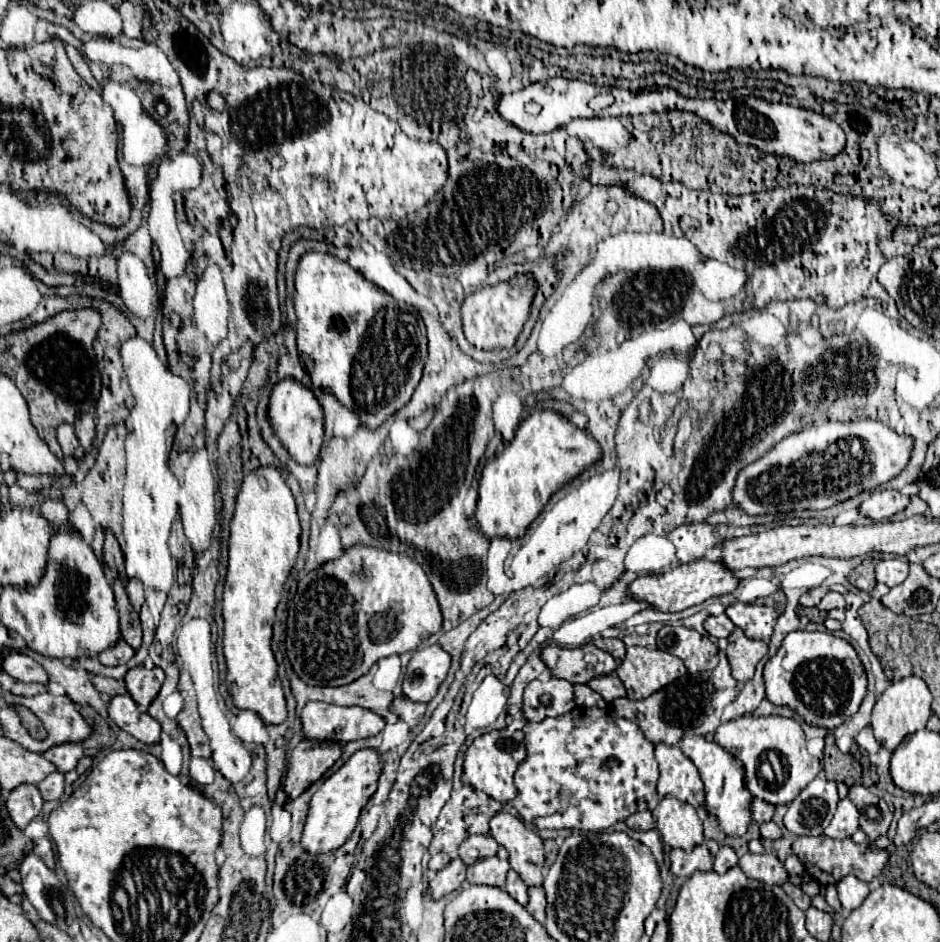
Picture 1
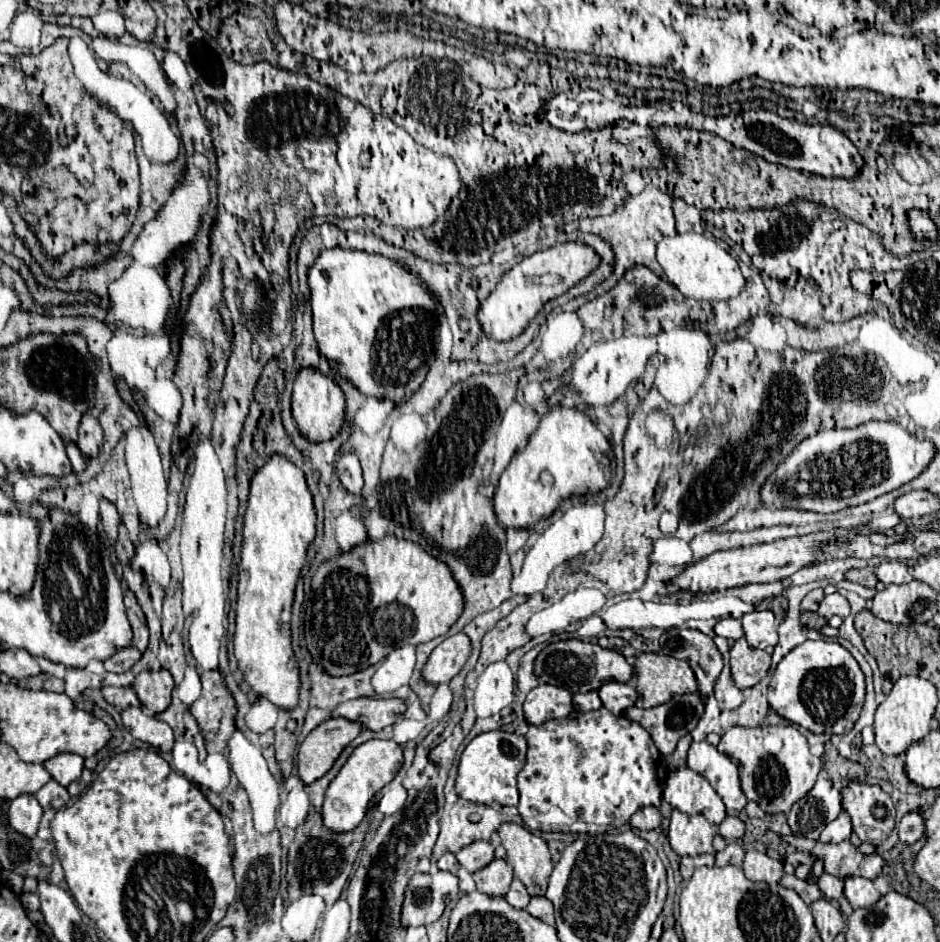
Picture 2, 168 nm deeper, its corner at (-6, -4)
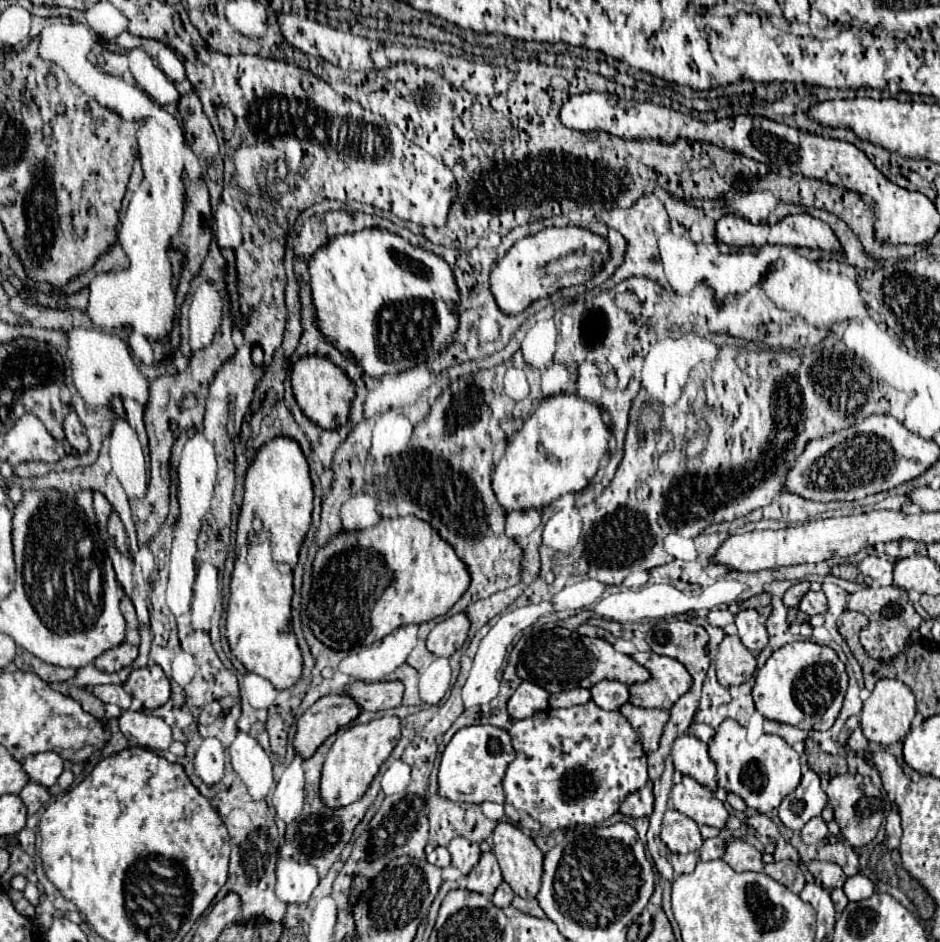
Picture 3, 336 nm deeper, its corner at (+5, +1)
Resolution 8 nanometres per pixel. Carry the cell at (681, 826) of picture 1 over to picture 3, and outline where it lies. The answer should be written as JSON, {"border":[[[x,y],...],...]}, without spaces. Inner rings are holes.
{"border":[[[675,809],[665,811],[661,839],[673,853],[683,853],[683,855],[697,851],[703,845],[697,823]]]}

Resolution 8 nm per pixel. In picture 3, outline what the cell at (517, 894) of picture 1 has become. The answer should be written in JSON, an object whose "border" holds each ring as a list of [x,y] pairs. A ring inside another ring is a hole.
{"border":[[[501,883],[501,885],[497,887],[495,895],[493,895],[493,903],[495,903],[497,907],[509,907],[511,901],[513,901],[513,897],[515,897],[513,889],[511,889],[507,883]]]}

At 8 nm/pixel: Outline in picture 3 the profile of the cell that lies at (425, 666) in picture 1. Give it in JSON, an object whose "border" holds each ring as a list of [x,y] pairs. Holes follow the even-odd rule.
{"border":[[[457,613],[439,621],[427,637],[427,649],[439,657],[451,657],[457,647],[465,643],[469,627],[471,621],[467,619],[467,613]]]}

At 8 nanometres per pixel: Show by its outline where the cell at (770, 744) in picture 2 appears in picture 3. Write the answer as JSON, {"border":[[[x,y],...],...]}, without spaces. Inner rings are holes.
{"border":[[[733,719],[719,725],[715,737],[709,741],[709,757],[717,767],[718,787],[741,795],[747,807],[753,807],[759,813],[769,813],[779,807],[779,803],[795,791],[801,781],[799,753],[795,753],[785,739],[777,735],[761,735],[755,743],[749,743],[745,729]]]}

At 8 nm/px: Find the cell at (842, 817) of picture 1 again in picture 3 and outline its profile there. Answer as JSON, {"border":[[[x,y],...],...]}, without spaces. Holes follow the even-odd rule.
{"border":[[[815,817],[815,819],[807,821],[805,827],[801,829],[801,839],[807,845],[817,845],[825,837],[827,837],[827,825],[821,817]]]}

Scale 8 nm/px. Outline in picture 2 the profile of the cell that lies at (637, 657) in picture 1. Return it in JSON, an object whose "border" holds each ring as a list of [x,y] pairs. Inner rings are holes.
{"border":[[[640,654],[634,662],[638,708],[652,708],[668,702],[674,694],[696,692],[698,684],[686,660],[664,654]]]}

